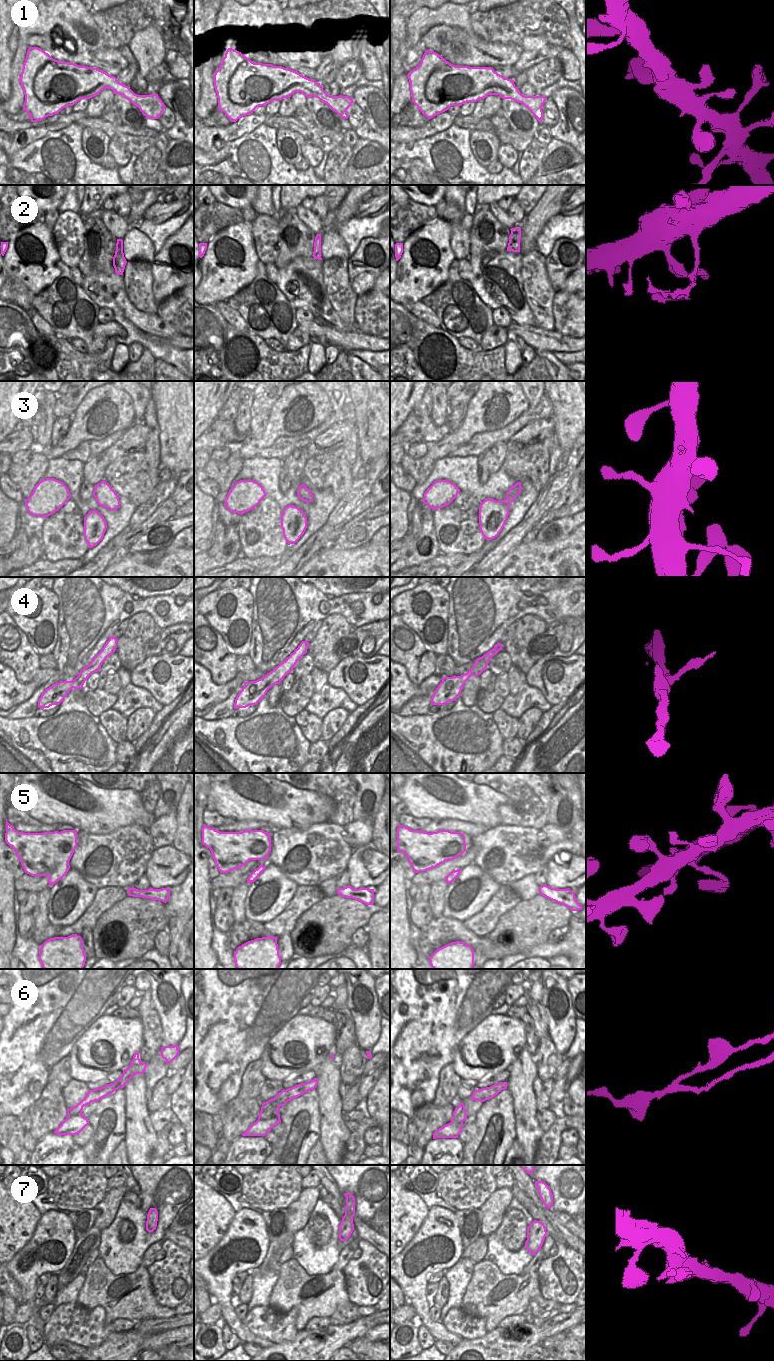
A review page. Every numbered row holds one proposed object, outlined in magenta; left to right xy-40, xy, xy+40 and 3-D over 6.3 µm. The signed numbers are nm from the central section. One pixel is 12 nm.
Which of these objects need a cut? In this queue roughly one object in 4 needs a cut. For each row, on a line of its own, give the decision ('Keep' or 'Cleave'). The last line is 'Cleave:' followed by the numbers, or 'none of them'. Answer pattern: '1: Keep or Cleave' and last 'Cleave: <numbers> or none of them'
1: Keep
2: Cleave
3: Keep
4: Keep
5: Keep
6: Cleave
7: Keep
Cleave: 2, 6

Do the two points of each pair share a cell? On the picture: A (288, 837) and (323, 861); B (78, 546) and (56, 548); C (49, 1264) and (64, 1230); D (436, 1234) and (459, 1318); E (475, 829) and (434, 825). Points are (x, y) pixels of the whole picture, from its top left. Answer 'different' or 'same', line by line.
A: same
B: same
C: same
D: different
E: same

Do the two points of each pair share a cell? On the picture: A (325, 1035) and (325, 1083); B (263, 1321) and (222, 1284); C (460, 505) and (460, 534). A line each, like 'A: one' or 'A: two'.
A: two
B: two
C: one

